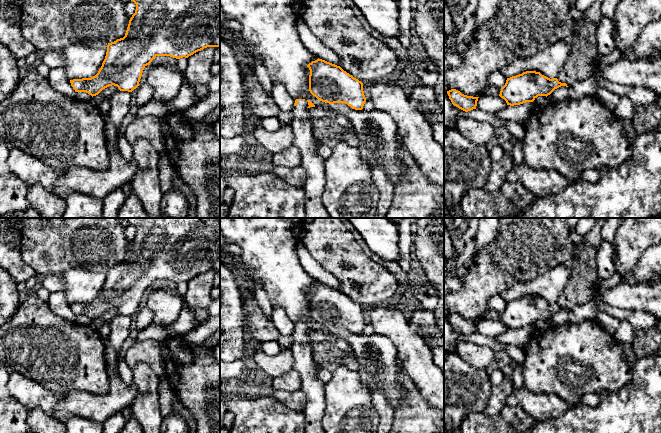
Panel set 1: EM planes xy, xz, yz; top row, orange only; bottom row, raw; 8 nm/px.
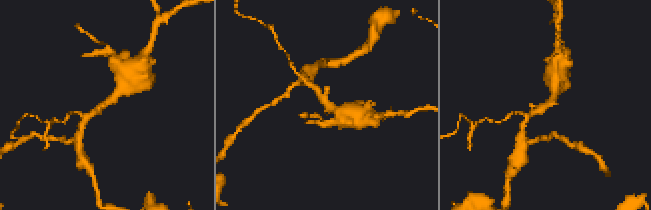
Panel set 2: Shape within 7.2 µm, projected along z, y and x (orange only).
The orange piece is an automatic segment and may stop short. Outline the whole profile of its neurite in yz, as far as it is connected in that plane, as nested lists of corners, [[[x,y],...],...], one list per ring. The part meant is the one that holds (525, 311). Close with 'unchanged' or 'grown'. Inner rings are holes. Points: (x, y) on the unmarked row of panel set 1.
[[[526,295],[507,302],[499,320],[506,325],[507,329],[514,330],[533,326],[538,320],[547,321],[561,310],[568,311],[557,302],[550,303],[540,296]]]; unchanged

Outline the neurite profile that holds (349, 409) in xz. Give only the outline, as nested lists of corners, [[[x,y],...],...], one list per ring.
[[[346,366],[334,370],[331,380],[325,384],[325,404],[322,425],[326,433],[376,433],[379,415],[357,371]]]

